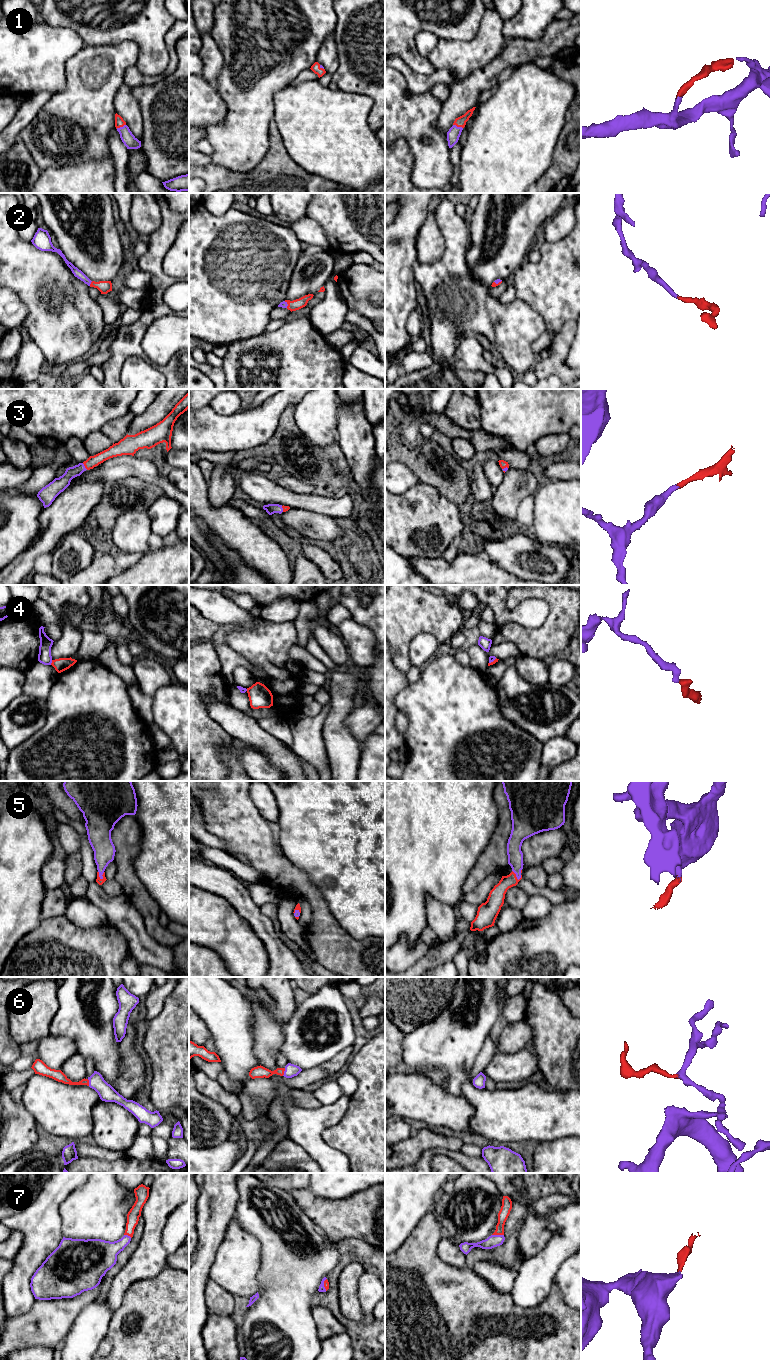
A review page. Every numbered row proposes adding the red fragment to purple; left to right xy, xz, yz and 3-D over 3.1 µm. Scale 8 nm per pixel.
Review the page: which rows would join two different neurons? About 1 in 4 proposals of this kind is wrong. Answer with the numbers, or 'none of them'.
4

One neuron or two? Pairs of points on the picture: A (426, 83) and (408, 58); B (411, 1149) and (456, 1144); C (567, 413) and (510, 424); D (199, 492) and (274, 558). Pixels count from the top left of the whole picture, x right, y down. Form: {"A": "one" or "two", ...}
{"A": "two", "B": "one", "C": "one", "D": "one"}

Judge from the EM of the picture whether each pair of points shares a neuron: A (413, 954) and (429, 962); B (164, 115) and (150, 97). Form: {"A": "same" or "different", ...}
{"A": "different", "B": "same"}

